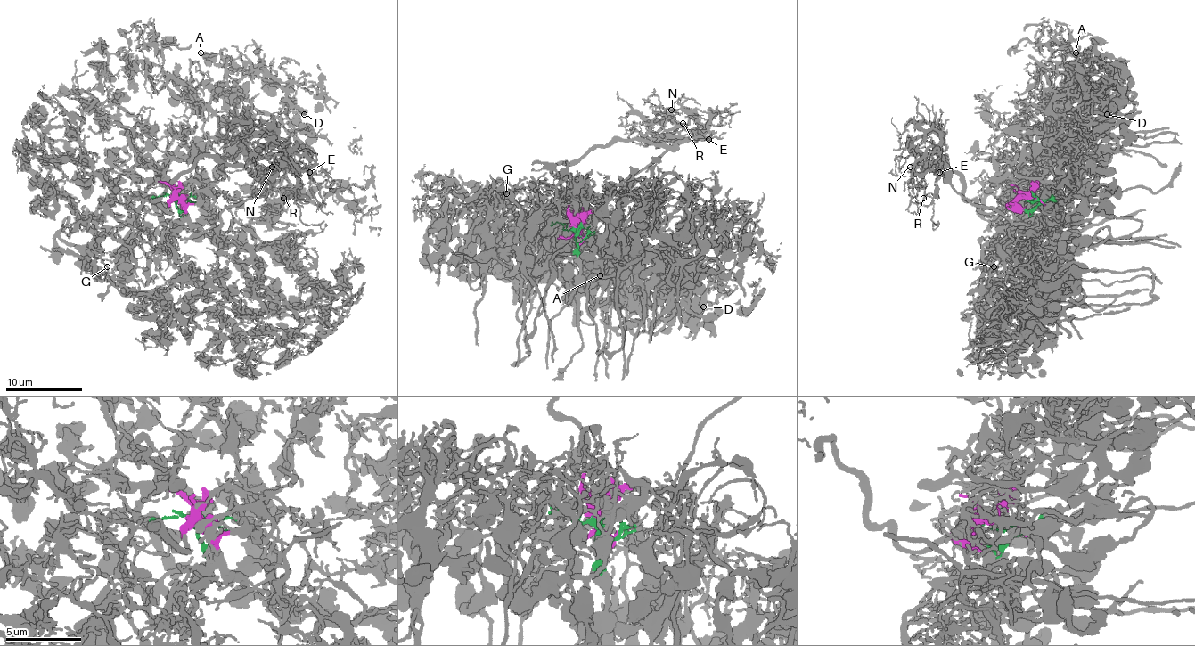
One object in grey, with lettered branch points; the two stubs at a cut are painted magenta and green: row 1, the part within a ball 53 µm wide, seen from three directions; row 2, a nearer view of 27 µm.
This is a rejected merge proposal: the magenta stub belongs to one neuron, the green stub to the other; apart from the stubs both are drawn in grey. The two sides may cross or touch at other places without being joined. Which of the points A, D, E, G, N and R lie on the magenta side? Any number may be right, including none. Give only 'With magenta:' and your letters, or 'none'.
With magenta: E, N, R

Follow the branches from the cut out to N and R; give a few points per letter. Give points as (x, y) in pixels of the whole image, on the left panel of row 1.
N: (175, 197), (170, 212), (152, 203), (202, 157), (260, 178), (272, 167)
R: (175, 197), (170, 212), (152, 203), (202, 157), (260, 178), (295, 165), (300, 187), (283, 197)

